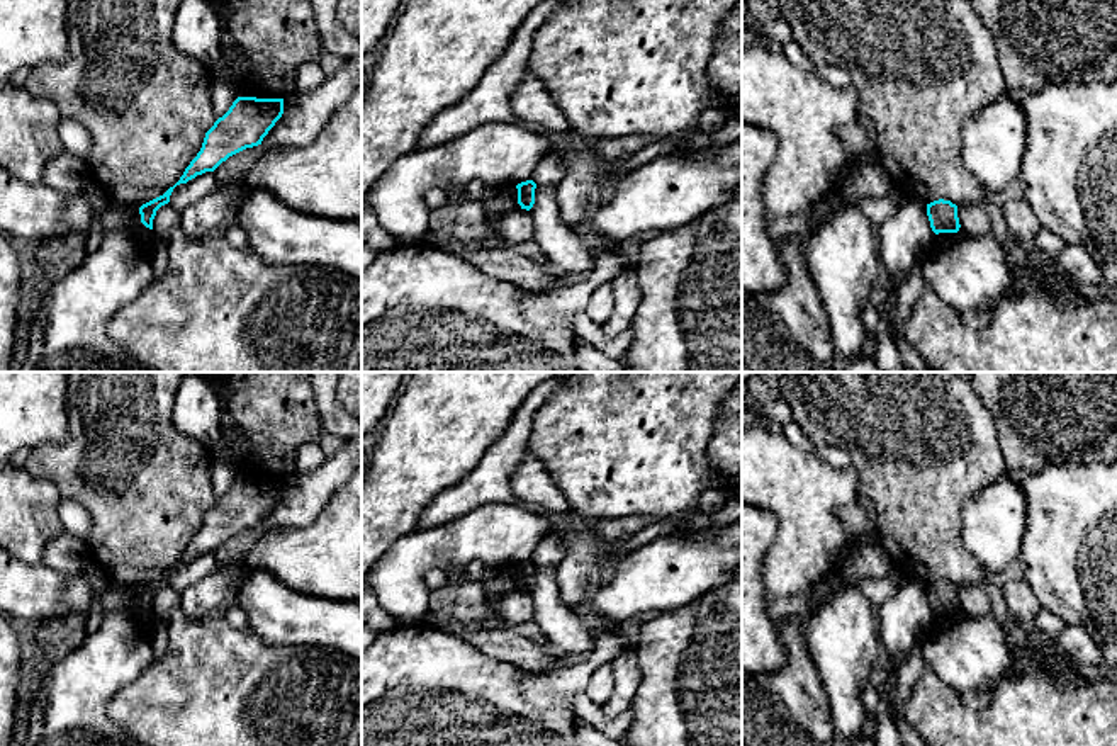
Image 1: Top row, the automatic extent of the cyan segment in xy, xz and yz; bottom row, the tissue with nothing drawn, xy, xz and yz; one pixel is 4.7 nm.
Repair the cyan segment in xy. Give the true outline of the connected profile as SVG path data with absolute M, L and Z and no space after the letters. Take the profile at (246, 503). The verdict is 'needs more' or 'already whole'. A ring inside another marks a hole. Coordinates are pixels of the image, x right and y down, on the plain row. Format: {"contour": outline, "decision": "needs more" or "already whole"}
{"contour": "M238 478L229 491L205 513L200 532L185 549L180 561L163 576L139 588L141 603L153 610L156 591L170 583L177 566L187 564L205 552L214 552L229 537L261 525L282 495L283 479Z", "decision": "already whole"}

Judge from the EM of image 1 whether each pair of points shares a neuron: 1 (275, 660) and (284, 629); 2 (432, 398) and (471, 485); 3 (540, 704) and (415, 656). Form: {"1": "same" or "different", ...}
{"1": "different", "2": "different", "3": "same"}

